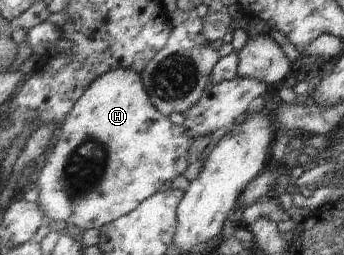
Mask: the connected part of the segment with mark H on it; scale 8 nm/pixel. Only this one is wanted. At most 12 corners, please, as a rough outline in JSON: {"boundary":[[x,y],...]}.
{"boundary":[[133,68],[97,78],[37,171],[99,230],[183,176],[193,140]]}

